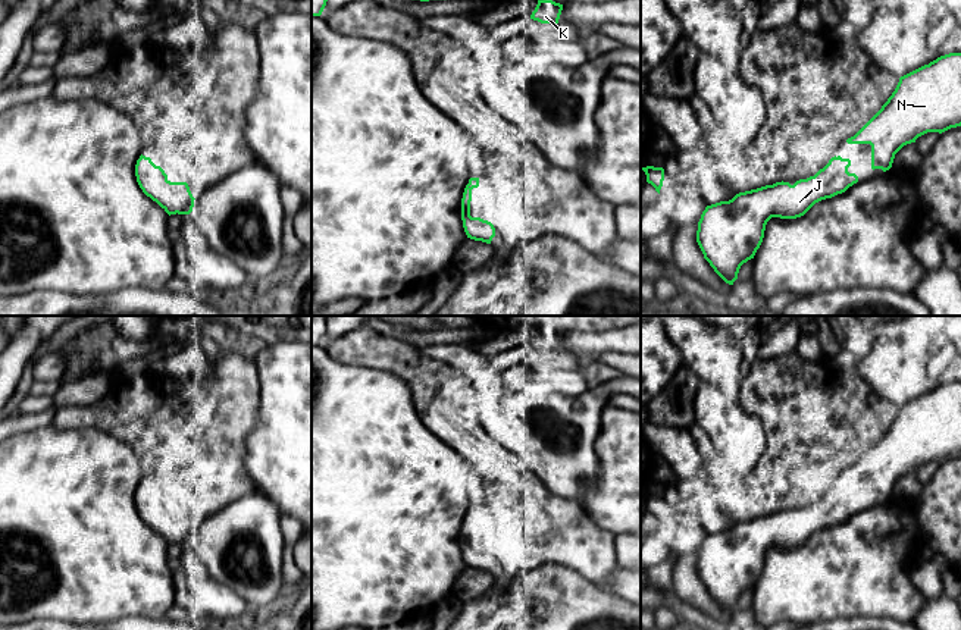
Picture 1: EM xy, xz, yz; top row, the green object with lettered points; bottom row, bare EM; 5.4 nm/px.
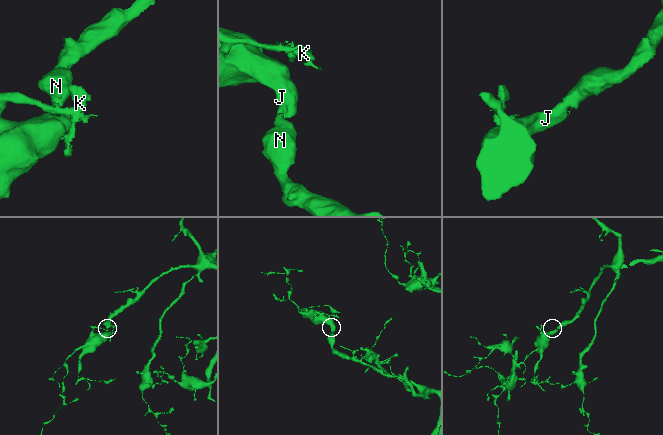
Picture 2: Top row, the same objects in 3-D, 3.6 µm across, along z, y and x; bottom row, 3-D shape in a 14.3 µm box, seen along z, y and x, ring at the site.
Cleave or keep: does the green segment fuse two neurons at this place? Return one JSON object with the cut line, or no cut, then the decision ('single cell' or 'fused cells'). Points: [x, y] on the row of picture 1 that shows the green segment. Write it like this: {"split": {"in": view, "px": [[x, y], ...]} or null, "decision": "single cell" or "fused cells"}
{"split": null, "decision": "single cell"}

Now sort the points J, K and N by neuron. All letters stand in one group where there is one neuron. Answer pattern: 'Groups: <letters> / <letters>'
Groups: J K N

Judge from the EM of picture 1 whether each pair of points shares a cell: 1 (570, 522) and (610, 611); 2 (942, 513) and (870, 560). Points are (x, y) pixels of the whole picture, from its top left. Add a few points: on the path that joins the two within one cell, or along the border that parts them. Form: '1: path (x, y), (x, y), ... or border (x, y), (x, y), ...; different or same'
1: border (567, 567), (597, 586); different
2: border (911, 504), (914, 516); different

